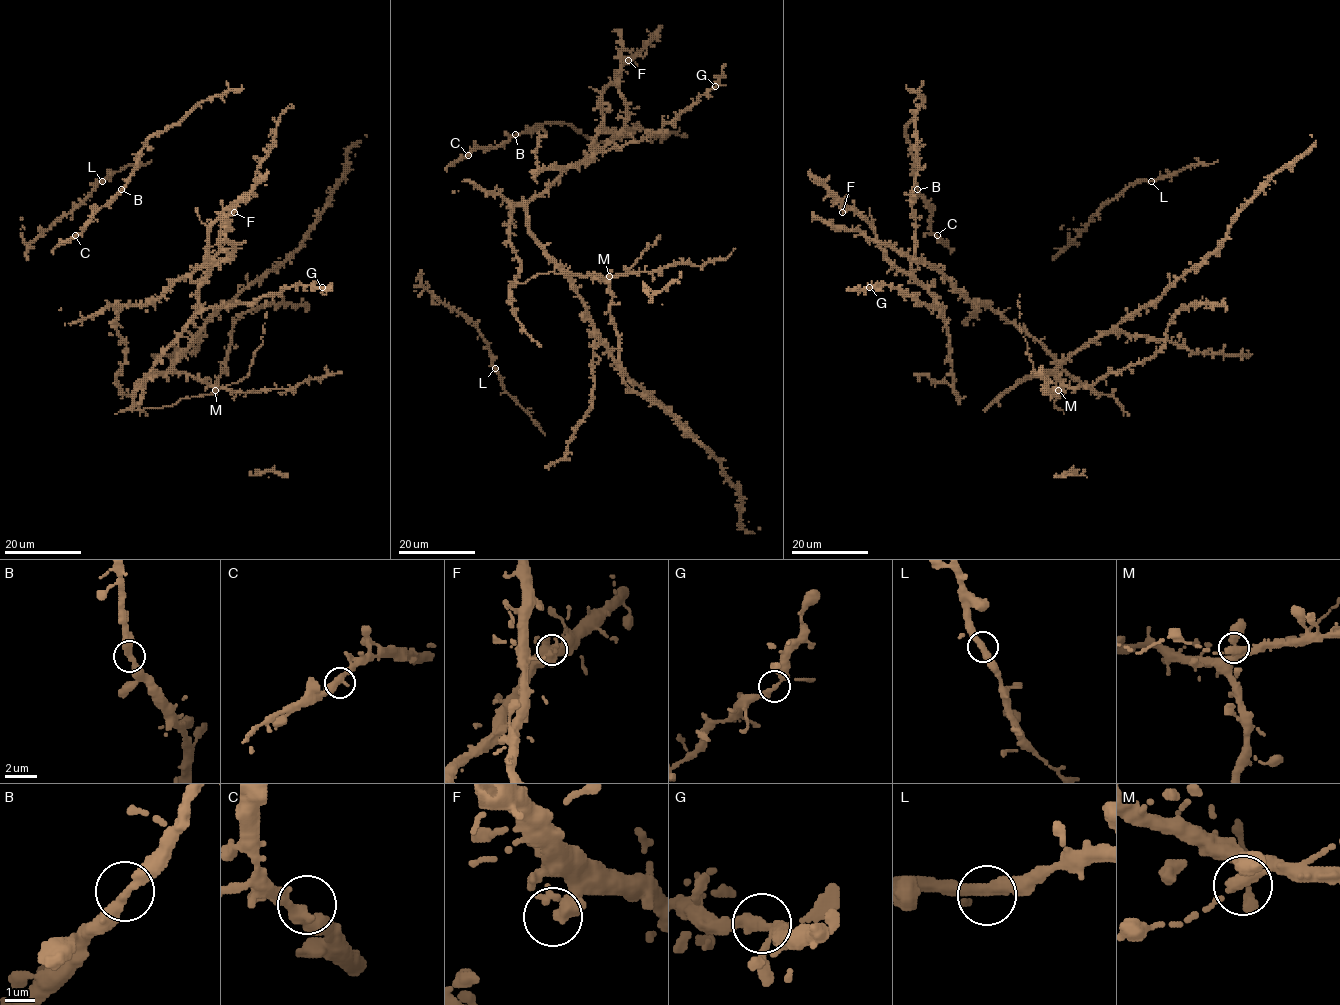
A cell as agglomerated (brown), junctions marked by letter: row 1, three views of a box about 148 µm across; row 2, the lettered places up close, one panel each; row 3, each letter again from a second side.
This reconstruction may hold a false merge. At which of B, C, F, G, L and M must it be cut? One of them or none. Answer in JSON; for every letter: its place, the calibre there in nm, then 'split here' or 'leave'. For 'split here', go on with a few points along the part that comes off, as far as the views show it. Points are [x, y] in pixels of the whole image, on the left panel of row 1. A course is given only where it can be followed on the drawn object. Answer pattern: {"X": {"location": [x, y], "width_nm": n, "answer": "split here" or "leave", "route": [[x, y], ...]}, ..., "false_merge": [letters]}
{"B": {"location": [121, 189], "width_nm": 360, "answer": "leave"}, "C": {"location": [75, 235], "width_nm": 360, "answer": "leave"}, "F": {"location": [234, 212], "width_nm": 380, "answer": "leave"}, "G": {"location": [322, 287], "width_nm": 360, "answer": "leave"}, "L": {"location": [102, 181], "width_nm": 360, "answer": "leave"}, "M": {"location": [215, 390], "width_nm": 360, "answer": "leave"}, "false_merge": []}

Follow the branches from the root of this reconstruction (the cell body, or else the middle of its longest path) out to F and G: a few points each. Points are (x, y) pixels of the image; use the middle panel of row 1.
F: (591, 153), (593, 136), (602, 126), (602, 92), (628, 60)
G: (591, 153), (621, 148), (649, 137), (715, 86)

